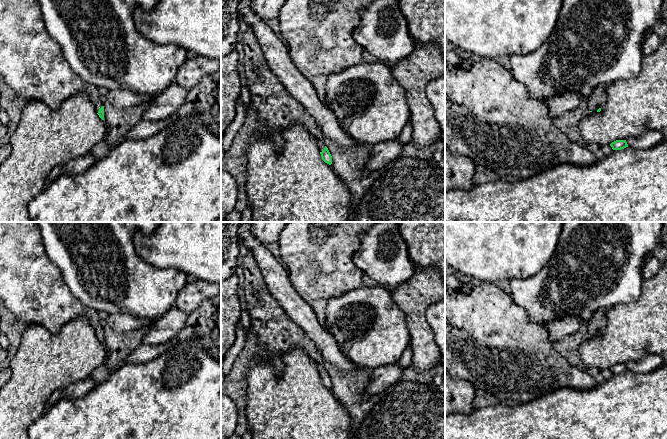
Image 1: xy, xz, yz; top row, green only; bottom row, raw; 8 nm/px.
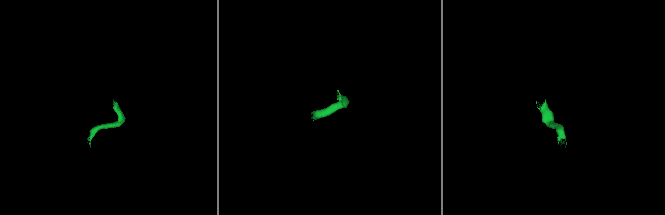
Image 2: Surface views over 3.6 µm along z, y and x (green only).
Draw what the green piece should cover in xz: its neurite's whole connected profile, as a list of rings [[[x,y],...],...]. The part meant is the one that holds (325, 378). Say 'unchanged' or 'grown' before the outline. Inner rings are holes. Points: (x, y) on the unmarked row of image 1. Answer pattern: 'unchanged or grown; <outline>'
grown; [[[318,365],[318,372],[320,374],[320,378],[321,378],[321,381],[322,381],[322,384],[331,389],[332,388],[332,380],[328,374],[328,372],[320,365]]]

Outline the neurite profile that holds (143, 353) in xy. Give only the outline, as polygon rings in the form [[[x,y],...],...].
[[[170,342],[159,345],[141,344],[125,359],[124,364],[146,363],[165,353],[169,348]]]

